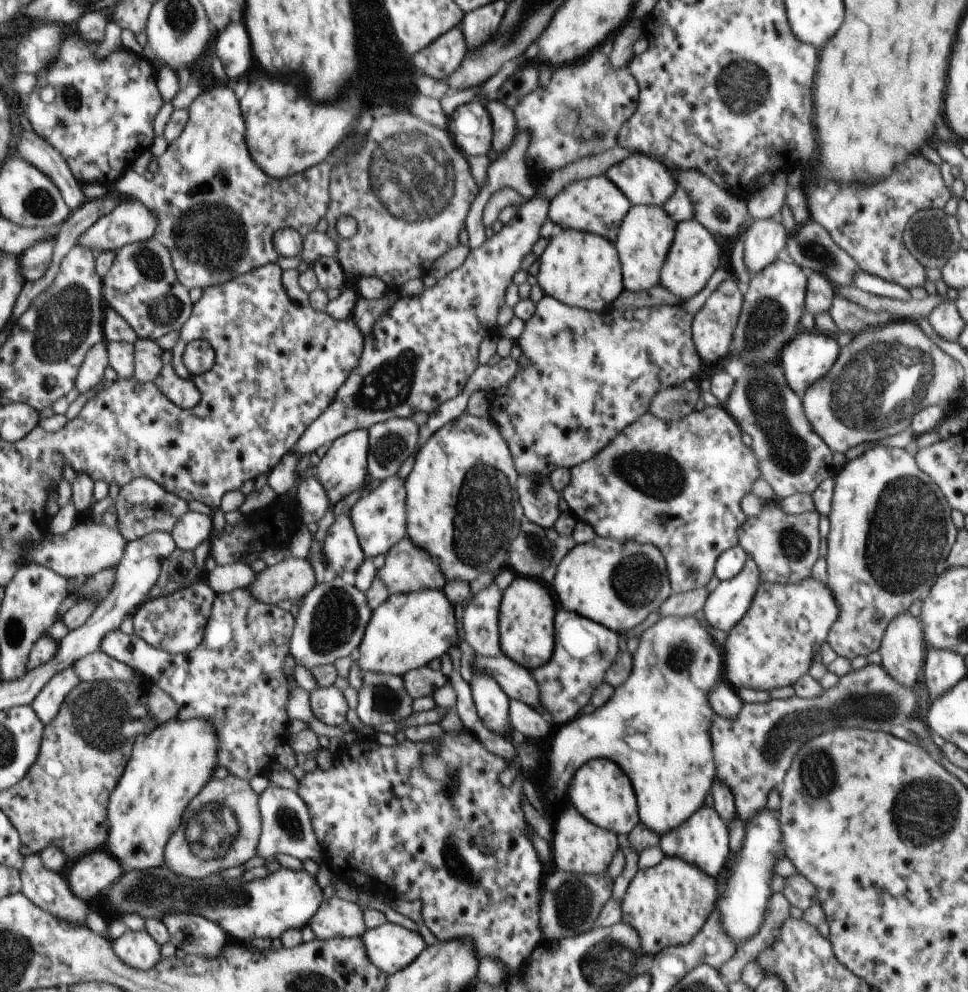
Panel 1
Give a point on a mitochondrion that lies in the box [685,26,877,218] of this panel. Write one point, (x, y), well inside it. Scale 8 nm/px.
(743, 87)

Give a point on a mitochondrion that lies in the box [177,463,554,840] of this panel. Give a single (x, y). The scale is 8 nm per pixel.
(335, 617)

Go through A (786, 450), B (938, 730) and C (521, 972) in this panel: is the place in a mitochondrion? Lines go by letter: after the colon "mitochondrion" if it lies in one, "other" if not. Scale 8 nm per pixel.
A: mitochondrion
B: other
C: other

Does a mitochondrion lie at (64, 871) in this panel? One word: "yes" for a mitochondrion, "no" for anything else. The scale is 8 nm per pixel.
no

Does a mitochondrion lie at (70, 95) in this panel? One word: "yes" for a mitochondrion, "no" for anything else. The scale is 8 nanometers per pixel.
yes

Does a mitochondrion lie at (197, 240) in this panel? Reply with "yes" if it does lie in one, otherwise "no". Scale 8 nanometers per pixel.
yes

